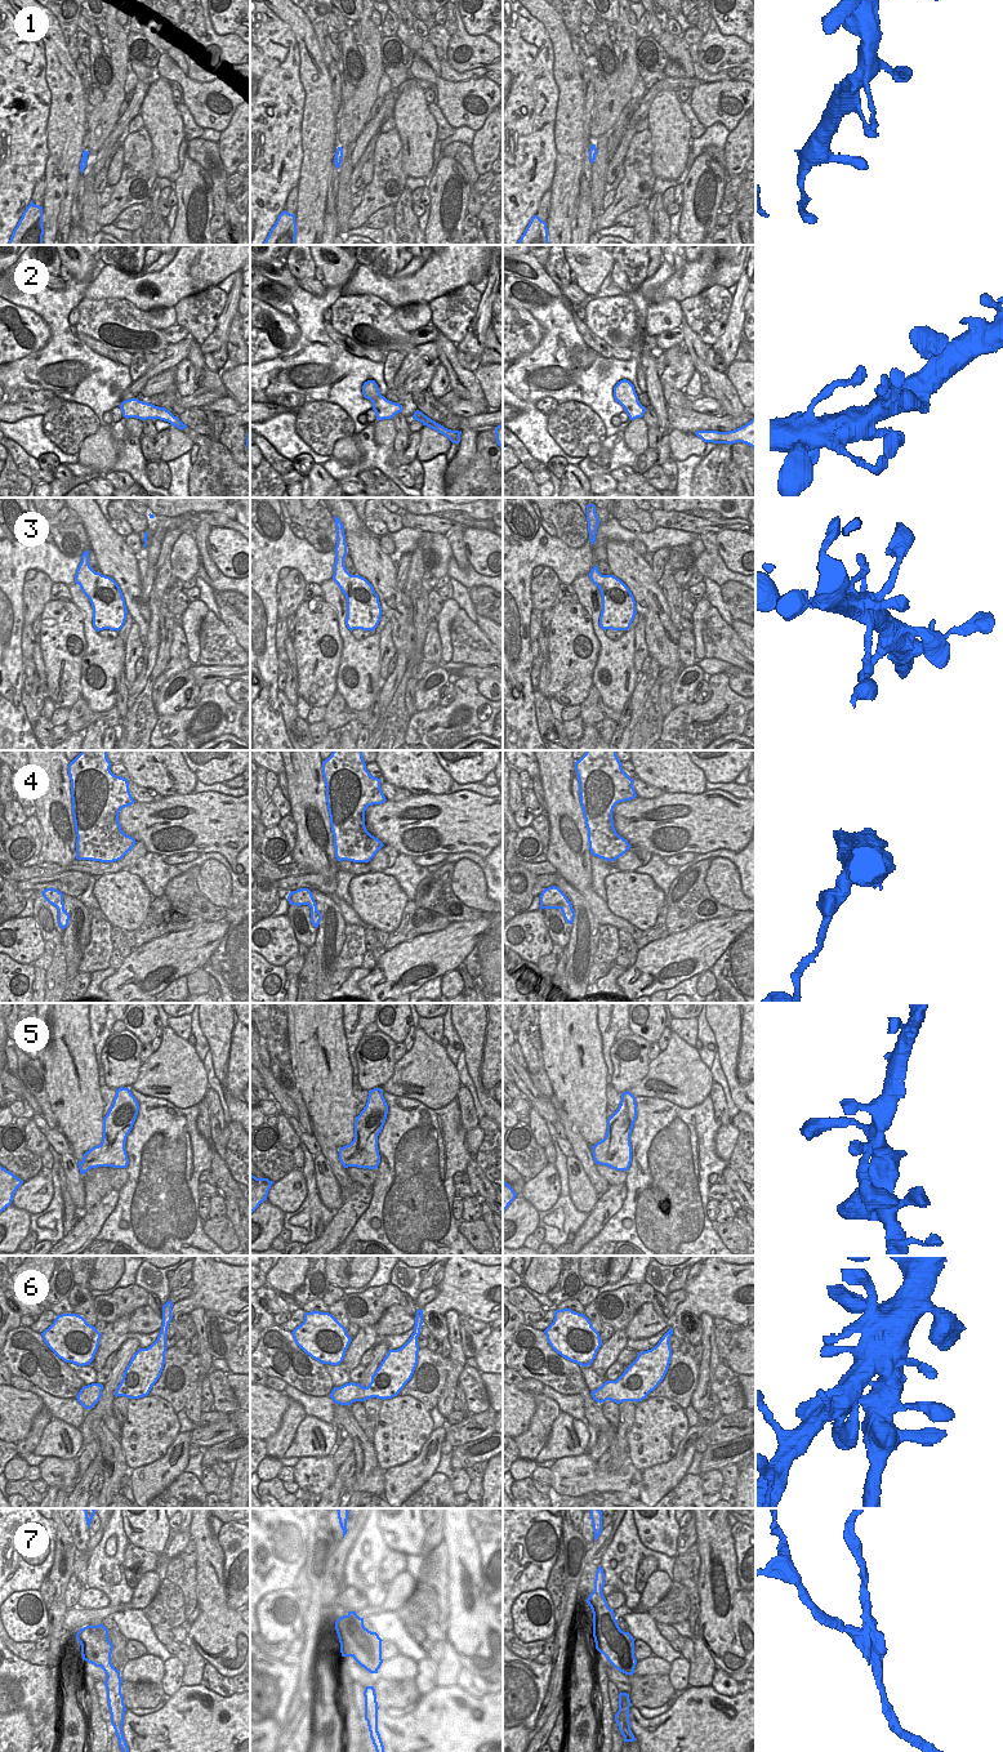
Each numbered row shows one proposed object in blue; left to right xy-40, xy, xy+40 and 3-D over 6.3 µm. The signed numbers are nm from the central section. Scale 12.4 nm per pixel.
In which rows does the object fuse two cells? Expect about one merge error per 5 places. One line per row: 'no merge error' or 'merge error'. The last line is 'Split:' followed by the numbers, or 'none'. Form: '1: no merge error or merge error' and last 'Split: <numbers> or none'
1: no merge error
2: no merge error
3: no merge error
4: no merge error
5: no merge error
6: no merge error
7: merge error
Split: 7

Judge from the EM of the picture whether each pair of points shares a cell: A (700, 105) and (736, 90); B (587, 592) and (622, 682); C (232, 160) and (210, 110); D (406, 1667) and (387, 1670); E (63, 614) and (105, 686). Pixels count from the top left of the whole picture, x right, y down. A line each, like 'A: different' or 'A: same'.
A: same
B: same
C: different
D: same
E: different

